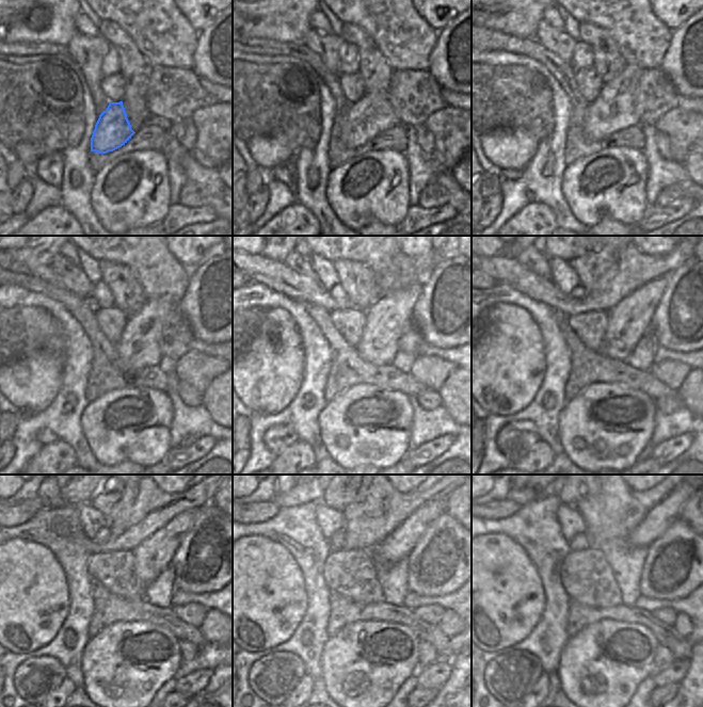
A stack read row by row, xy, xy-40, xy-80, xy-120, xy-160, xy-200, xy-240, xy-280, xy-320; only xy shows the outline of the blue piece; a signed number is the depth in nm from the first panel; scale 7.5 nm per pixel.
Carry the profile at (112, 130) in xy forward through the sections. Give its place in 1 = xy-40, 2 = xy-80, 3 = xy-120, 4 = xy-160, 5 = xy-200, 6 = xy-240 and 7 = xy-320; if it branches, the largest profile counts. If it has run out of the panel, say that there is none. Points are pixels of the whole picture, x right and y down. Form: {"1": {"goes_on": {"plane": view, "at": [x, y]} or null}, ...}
{"1": {"goes_on": {"plane": "xy-40", "at": [371, 114]}}, "2": {"goes_on": {"plane": "xy-80", "at": [613, 110]}}, "3": {"goes_on": {"plane": "xy-120", "at": [138, 348]}}, "4": {"goes_on": {"plane": "xy-160", "at": [386, 320]}}, "5": {"goes_on": {"plane": "xy-200", "at": [630, 319]}}, "6": {"goes_on": {"plane": "xy-240", "at": [154, 556]}}, "7": {"goes_on": {"plane": "xy-320", "at": [661, 516]}}}

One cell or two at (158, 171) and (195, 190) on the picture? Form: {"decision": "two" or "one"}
{"decision": "two"}

